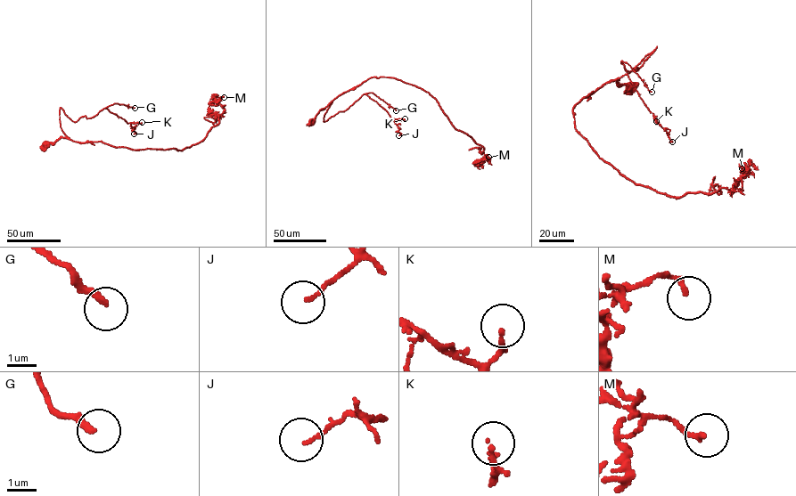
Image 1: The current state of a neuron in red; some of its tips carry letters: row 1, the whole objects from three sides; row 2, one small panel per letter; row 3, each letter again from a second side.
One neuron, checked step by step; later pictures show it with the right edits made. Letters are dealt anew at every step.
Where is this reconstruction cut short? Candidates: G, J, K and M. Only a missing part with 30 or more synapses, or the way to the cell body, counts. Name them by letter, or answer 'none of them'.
G

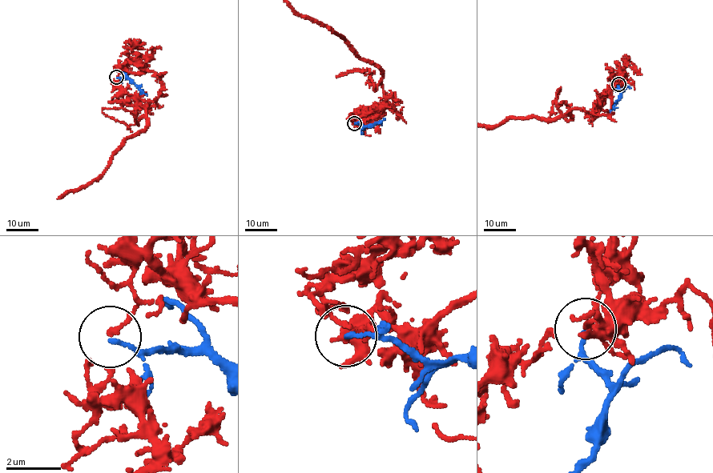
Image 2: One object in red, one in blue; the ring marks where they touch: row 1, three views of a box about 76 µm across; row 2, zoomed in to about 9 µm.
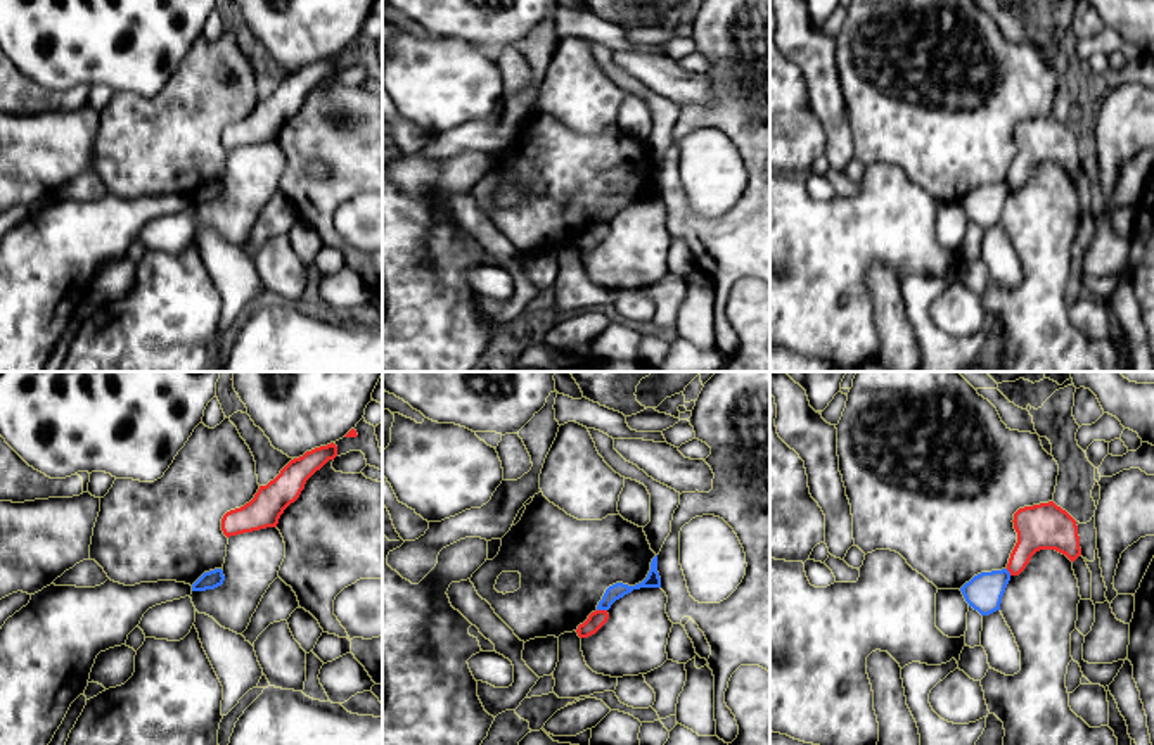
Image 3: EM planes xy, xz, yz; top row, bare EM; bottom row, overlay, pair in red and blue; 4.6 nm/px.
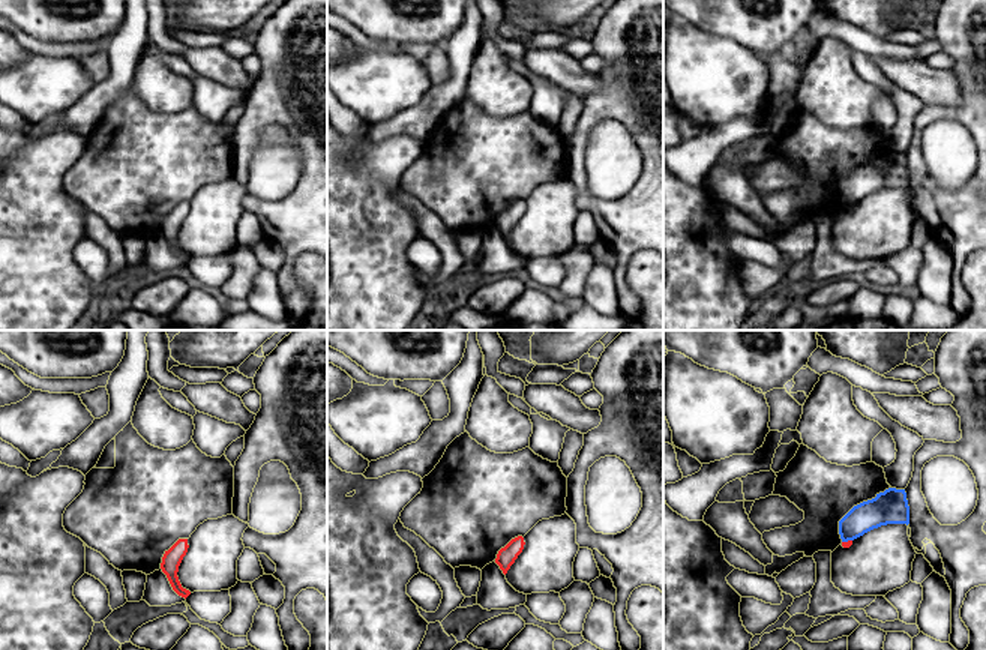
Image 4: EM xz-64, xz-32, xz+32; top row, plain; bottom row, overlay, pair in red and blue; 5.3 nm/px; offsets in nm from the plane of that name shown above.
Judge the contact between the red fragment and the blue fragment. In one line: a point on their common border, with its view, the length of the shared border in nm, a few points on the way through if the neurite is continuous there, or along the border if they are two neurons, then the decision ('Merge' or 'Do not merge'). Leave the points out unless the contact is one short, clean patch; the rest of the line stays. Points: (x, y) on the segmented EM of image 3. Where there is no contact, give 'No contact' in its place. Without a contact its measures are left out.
Touches red at xz (602, 611). Shared border 50 nm. Boundary: xz (597, 609), (606, 611). Do not merge

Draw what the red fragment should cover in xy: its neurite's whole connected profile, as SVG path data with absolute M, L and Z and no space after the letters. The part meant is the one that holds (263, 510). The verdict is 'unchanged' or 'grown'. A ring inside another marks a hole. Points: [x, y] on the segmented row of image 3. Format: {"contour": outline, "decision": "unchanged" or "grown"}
{"contour": "M330 443L291 460L273 481L266 486L260 486L249 503L223 515L223 534L230 538L266 527L277 527L280 515L299 498L306 481L336 456L337 446Z", "decision": "unchanged"}

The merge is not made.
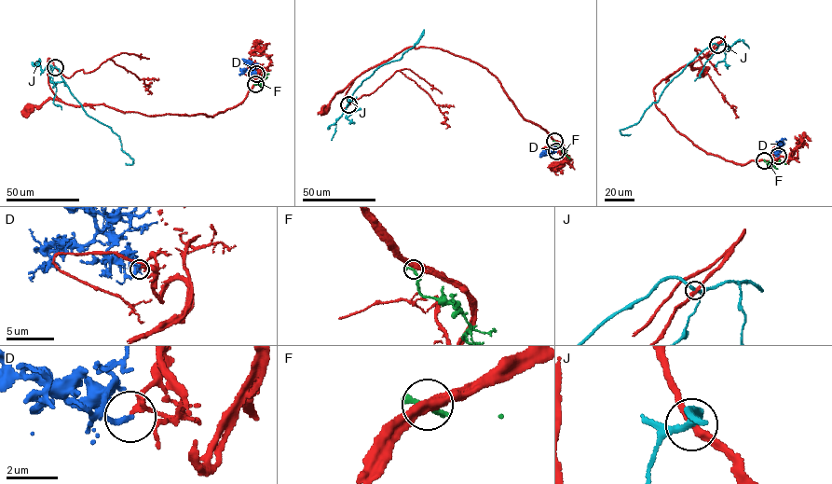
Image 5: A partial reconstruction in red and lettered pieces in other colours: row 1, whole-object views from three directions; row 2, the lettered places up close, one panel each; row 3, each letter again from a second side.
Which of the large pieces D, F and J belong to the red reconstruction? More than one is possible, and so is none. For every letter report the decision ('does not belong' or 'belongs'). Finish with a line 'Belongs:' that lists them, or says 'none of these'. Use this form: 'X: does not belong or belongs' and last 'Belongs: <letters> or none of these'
D: belongs
F: does not belong
J: does not belong
Belongs: D

